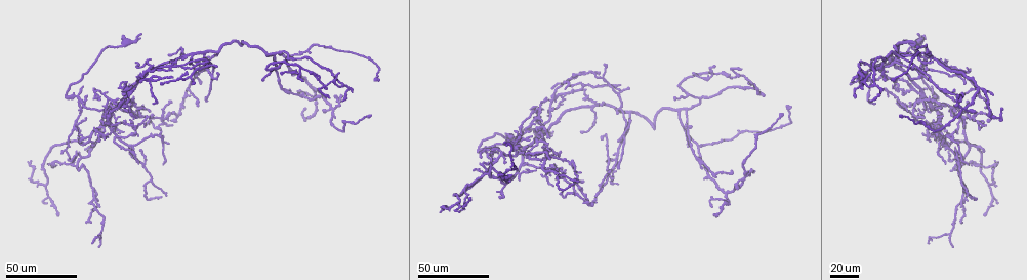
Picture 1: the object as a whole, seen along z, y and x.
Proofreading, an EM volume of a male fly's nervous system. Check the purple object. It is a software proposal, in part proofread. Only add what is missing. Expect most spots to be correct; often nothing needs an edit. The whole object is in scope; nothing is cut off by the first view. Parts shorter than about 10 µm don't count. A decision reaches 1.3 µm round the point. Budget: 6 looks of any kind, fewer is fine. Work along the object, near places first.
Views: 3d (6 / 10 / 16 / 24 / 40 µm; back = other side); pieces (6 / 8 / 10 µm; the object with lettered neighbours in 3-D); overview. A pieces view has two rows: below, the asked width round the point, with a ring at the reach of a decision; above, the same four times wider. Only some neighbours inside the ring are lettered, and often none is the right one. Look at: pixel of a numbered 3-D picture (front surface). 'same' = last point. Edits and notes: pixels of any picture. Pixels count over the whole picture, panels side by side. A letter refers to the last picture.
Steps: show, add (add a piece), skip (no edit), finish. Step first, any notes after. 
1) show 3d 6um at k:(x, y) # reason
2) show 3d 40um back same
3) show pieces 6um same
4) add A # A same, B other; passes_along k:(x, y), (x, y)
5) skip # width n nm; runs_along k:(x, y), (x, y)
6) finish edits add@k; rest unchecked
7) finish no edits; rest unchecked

show 3d 24um at 1:(309, 52)

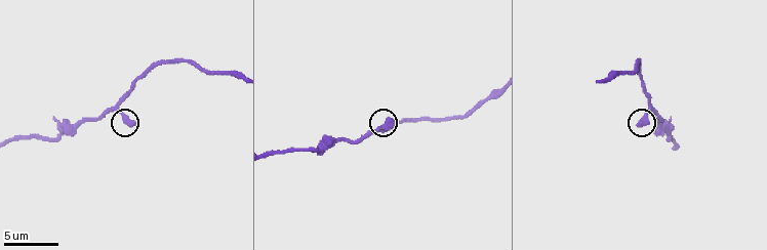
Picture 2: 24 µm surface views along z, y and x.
show pieces 10um at 2:(393, 124)

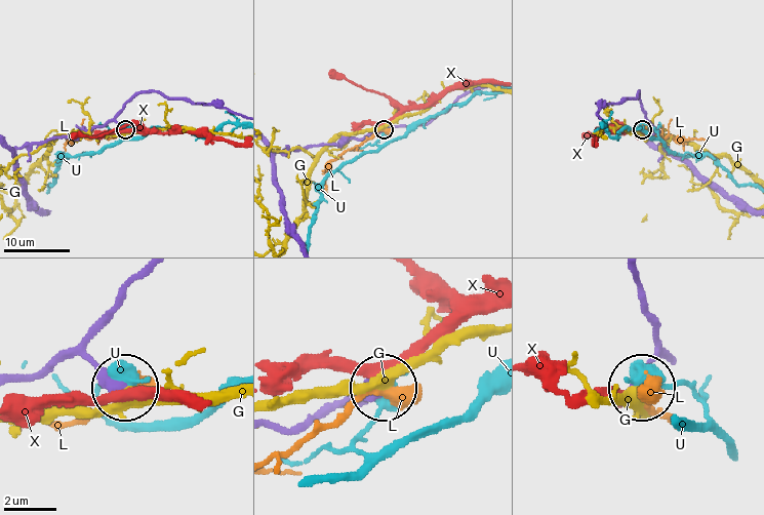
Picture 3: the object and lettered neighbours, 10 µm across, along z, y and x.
skip # G other, L other, U other, X other; runs_along 3:(17, 375), (38, 375), (84, 356), (121, 387); none of them fits

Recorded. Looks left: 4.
show 3d 40um at 1:(301, 80) # free end

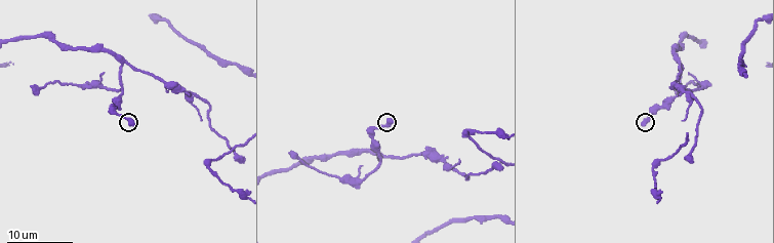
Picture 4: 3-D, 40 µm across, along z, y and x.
show pieces 6um at 4:(393, 120) # see the neighbours

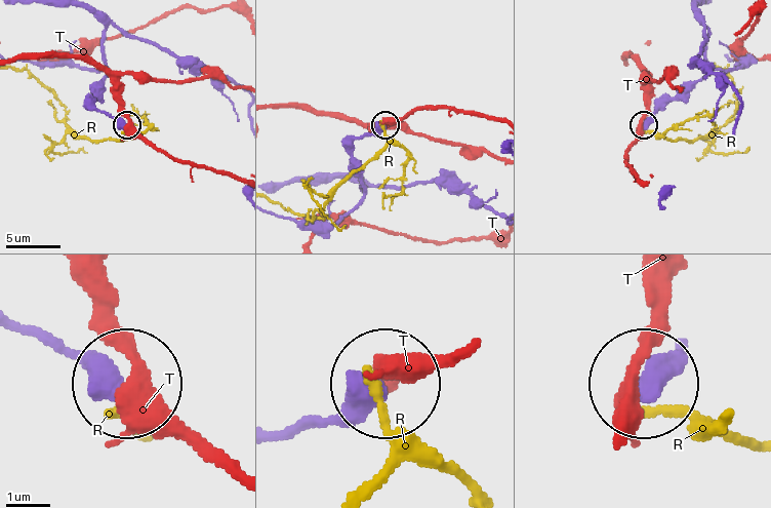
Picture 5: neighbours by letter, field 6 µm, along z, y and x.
skip # width 480 nm; R other, T other; none of them fits

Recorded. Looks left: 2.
show 3d 40um at 1:(953, 101)

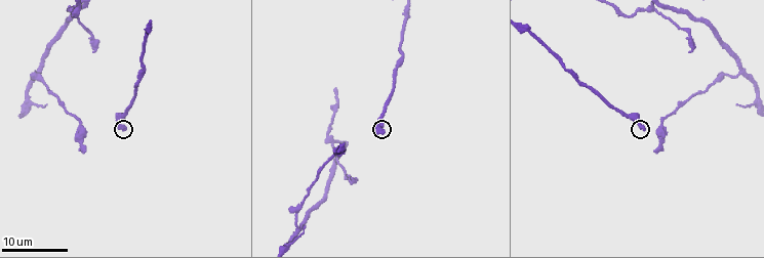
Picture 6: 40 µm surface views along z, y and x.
show pieces 8um at 6:(383, 133)

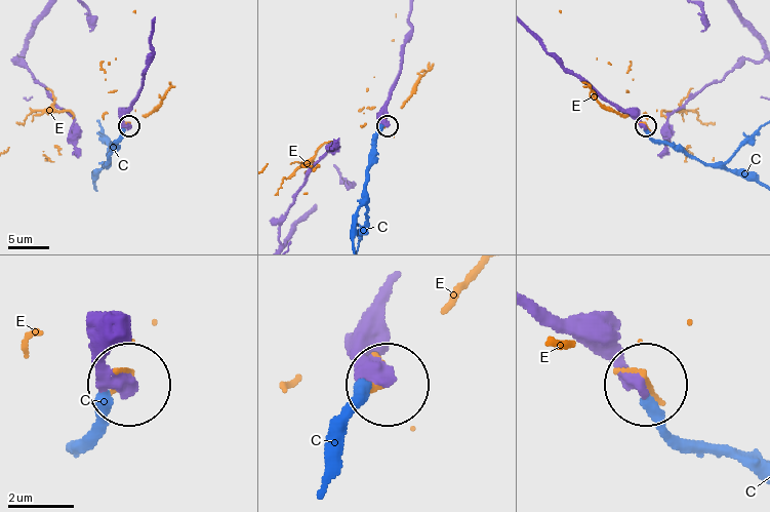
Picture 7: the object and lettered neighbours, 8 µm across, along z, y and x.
add C # C same, E other; it goes on there

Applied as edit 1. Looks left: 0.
finish edits add@7; rest unchecked

